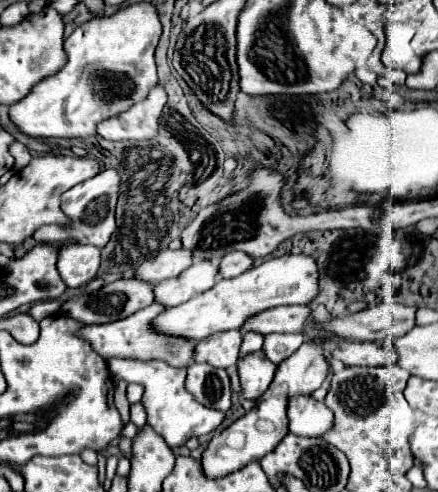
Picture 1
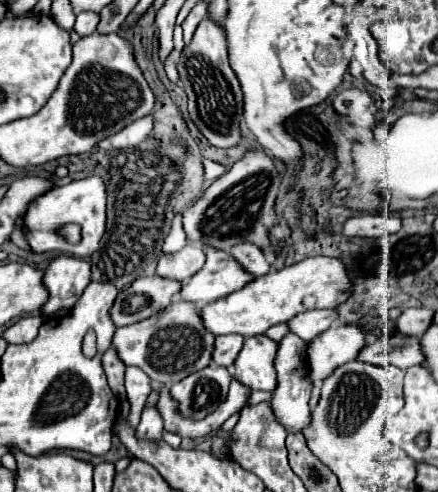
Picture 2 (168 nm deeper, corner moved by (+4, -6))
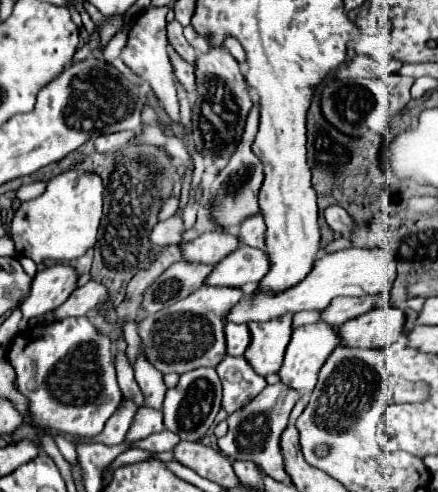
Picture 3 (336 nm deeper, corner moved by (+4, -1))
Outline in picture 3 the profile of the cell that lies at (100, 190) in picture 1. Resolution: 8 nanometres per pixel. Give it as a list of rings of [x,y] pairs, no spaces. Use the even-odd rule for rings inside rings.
[[[65,171],[57,177],[53,177],[47,183],[47,189],[43,195],[31,201],[23,201],[21,207],[15,211],[11,221],[11,239],[15,241],[17,253],[31,257],[35,263],[41,263],[45,259],[51,261],[71,261],[81,257],[87,249],[91,249],[97,243],[97,229],[101,223],[101,207],[103,207],[103,183],[97,173],[91,171]]]

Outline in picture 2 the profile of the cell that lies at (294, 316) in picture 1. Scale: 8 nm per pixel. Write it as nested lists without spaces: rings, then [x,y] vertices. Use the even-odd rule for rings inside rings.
[[[309,310],[289,320],[289,326],[291,332],[299,334],[305,342],[311,342],[315,336],[333,326],[335,320],[337,320],[337,310]]]

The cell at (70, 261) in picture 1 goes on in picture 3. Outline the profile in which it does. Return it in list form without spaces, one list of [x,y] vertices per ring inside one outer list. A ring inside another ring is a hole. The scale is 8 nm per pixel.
[[[51,265],[43,271],[39,271],[33,277],[33,287],[29,297],[23,301],[23,323],[27,323],[31,317],[45,315],[53,309],[57,309],[61,303],[67,301],[67,297],[77,289],[77,269],[71,265]]]

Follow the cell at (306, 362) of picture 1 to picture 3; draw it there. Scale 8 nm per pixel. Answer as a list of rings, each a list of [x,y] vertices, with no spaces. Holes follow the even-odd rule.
[[[379,307],[337,327],[341,347],[389,347],[403,333],[405,315],[395,307]]]

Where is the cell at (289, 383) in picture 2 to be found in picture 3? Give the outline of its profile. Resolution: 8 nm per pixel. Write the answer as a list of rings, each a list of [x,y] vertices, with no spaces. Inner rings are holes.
[[[321,321],[315,323],[315,325],[297,327],[291,335],[291,341],[289,341],[287,351],[285,351],[283,365],[279,369],[281,383],[285,383],[287,387],[291,387],[295,391],[313,391],[313,387],[317,383],[317,373],[335,347],[337,347],[337,333],[335,333],[333,327],[323,325]]]

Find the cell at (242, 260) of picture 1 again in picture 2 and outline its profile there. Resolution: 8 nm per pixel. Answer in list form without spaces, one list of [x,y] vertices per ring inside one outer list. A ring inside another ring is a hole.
[[[243,242],[243,244],[239,244],[239,246],[233,246],[229,252],[241,262],[241,266],[243,266],[247,272],[251,272],[251,274],[257,276],[257,278],[265,276],[265,274],[271,270],[271,266],[269,266],[265,254],[259,250],[259,246],[255,246],[255,244],[251,244],[251,242]]]

